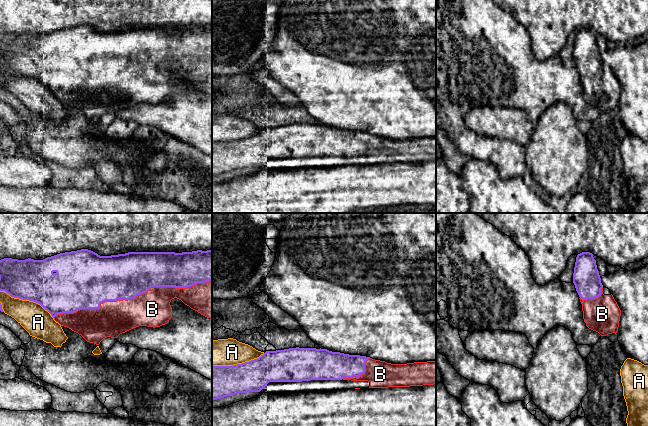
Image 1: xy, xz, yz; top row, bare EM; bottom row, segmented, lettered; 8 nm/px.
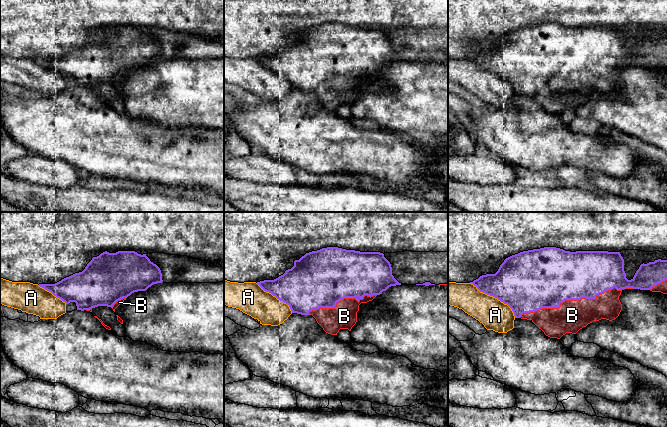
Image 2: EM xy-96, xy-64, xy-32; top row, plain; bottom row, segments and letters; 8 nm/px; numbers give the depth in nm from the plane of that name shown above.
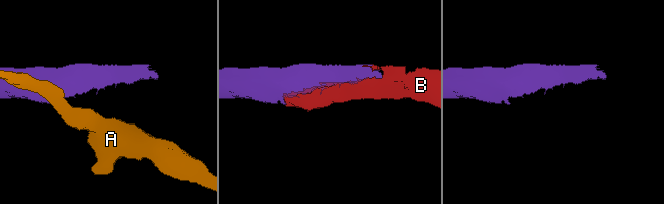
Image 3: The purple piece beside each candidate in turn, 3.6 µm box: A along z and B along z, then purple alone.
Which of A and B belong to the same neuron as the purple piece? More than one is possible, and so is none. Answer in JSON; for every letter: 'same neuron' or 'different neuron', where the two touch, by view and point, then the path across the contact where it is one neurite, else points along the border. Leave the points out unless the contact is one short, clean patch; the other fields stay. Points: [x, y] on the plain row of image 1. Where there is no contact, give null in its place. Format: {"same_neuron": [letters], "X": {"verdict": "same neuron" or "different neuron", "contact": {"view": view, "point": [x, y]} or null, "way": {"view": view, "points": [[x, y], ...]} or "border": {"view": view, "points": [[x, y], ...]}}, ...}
{"same_neuron": ["B"], "A": {"verdict": "different neuron", "contact": {"view": "xy", "point": [27, 75]}}, "B": {"verdict": "same neuron", "contact": {"view": "xy", "point": [131, 74]}}}

